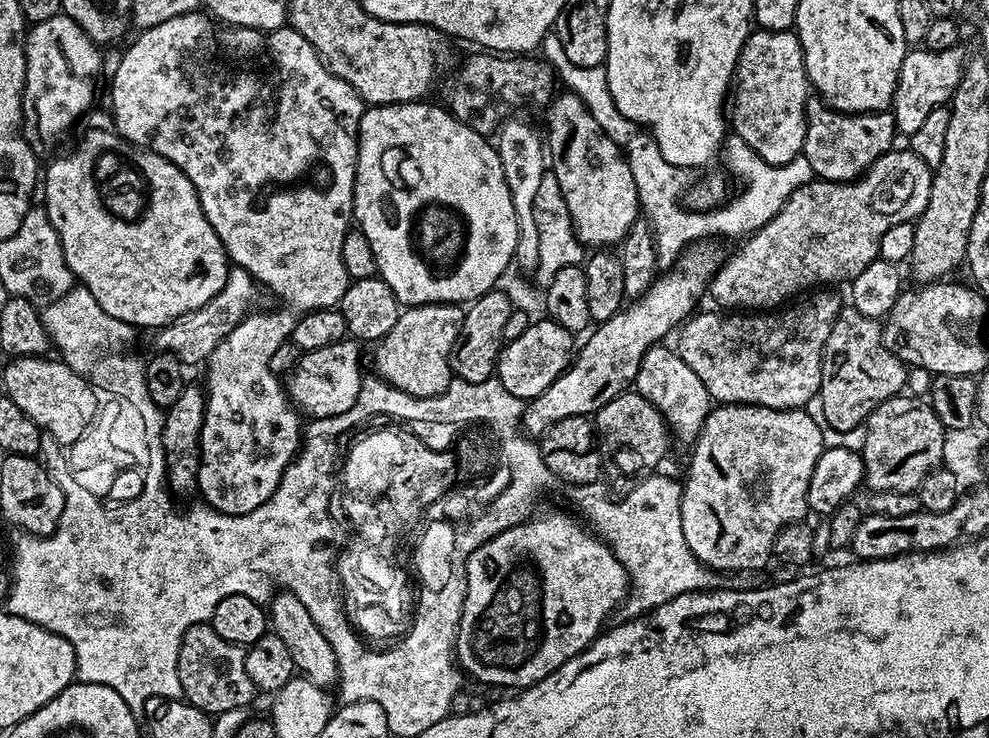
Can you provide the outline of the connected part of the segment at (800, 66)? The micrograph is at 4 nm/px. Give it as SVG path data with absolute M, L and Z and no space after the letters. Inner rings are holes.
M795 31L751 32L740 51L736 63L734 87L730 92L731 131L740 136L742 142L746 142L746 146L750 146L750 150L757 152L766 163L788 164L804 150L804 135L808 125L808 120L804 117L804 107L808 99L810 99L810 85L804 65L804 51Z

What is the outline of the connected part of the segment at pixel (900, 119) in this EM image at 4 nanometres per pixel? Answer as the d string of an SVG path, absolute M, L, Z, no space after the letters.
M920 46L907 52L900 67L896 93L890 105L890 111L896 117L897 133L911 138L914 130L918 130L922 122L926 122L930 110L945 107L951 101L965 66L966 53L964 54L962 49L963 47L957 46L950 50L932 52Z

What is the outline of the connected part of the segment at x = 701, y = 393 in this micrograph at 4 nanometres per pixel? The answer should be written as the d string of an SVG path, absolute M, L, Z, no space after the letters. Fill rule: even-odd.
M666 344L652 347L642 358L634 388L641 395L648 397L650 403L661 412L671 435L677 441L680 439L685 446L695 444L710 411L710 397L698 374L694 374L694 370L690 370L690 366L682 362L675 347L668 348Z

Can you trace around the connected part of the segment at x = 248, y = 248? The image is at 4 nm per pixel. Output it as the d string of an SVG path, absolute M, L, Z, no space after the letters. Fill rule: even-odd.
M197 10L182 14L178 18L169 18L166 22L158 22L158 26L153 28L144 28L141 36L125 50L124 57L116 64L116 73L112 76L110 115L116 122L116 129L130 143L136 144L140 148L152 149L153 152L166 158L174 166L178 166L178 170L182 170L182 174L186 174L186 178L190 178L200 199L202 210L206 214L210 226L214 226L224 251L228 253L229 261L235 267L245 268L257 285L264 287L265 284L278 299L284 300L280 312L259 312L259 310L249 312L242 322L238 322L238 326L234 326L234 330L230 330L230 334L226 334L226 338L222 342L218 342L218 346L208 355L206 361L208 384L206 383L204 425L200 435L200 469L196 486L199 495L204 495L203 503L207 507L222 514L241 516L250 514L250 510L258 510L258 506L262 506L272 499L282 474L296 459L300 451L302 443L300 420L302 421L302 416L290 403L285 389L282 387L281 377L272 371L271 363L274 358L274 350L278 350L278 346L291 337L294 326L304 313L335 309L340 303L342 294L346 294L348 289L350 281L346 262L342 262L342 238L346 236L354 220L352 202L356 185L356 155L360 149L358 139L360 120L365 114L366 105L354 90L354 86L350 86L350 82L346 82L332 73L320 59L314 46L310 46L310 42L306 42L306 38L302 38L302 34L298 34L298 30L294 30L290 26L267 33L266 52L268 48L269 54L272 55L273 68L265 76L259 76L256 72L228 72L227 66L220 61L220 56L216 53L218 32L217 29L212 29L211 23L213 24L213 21L203 11Z

